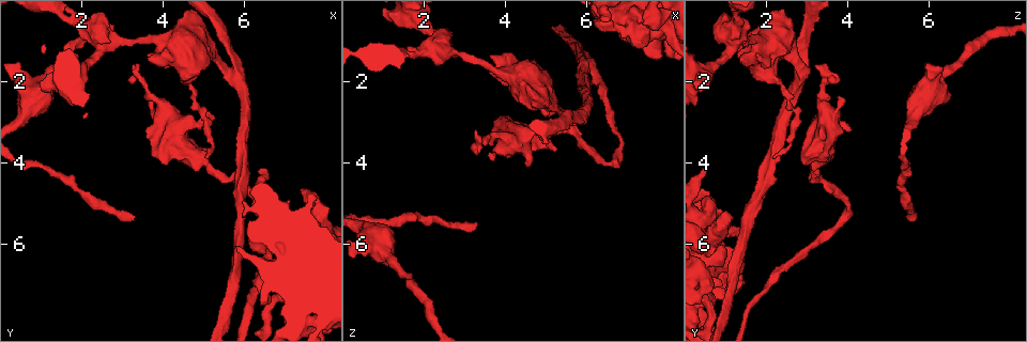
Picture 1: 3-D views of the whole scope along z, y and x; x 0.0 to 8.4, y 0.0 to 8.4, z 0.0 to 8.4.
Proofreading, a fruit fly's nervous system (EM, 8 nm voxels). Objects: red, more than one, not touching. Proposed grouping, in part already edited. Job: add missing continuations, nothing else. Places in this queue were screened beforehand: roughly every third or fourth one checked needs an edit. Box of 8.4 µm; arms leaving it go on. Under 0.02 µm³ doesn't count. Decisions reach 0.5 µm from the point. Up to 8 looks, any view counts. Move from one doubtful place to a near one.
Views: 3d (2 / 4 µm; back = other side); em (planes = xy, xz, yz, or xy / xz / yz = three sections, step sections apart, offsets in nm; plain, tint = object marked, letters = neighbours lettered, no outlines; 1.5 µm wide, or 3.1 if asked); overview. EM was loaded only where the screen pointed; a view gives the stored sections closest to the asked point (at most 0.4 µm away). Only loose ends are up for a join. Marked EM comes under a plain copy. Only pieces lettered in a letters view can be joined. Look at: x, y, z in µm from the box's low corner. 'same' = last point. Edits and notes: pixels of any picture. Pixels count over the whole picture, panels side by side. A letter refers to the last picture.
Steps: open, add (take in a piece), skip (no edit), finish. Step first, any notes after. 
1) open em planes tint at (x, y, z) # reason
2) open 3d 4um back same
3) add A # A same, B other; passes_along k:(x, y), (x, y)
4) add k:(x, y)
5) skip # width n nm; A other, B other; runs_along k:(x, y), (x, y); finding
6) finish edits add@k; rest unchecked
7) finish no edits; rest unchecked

open em xz step 8 letters at (5.25, 2.80, 3.70) # free end

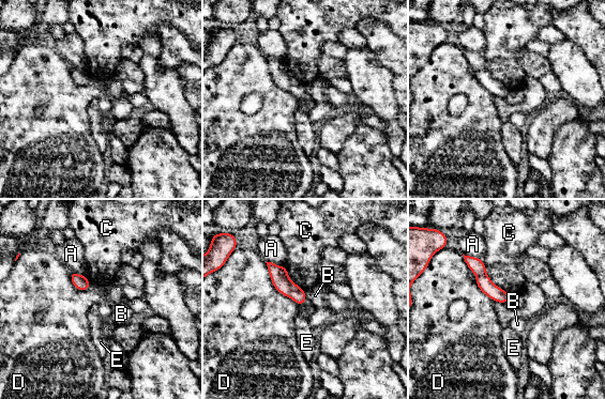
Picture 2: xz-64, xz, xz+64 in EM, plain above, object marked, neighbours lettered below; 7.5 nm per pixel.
skip # A other, B other, C other, D other, E other; none of them fits

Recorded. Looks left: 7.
open 3d 4um at (3.25, 5.35, 5.55) # an open end

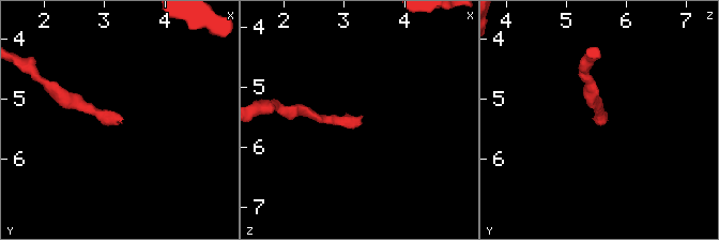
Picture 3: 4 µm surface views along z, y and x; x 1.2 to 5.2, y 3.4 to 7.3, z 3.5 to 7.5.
open em planes letters at (3.30, 5.35, 5.50)

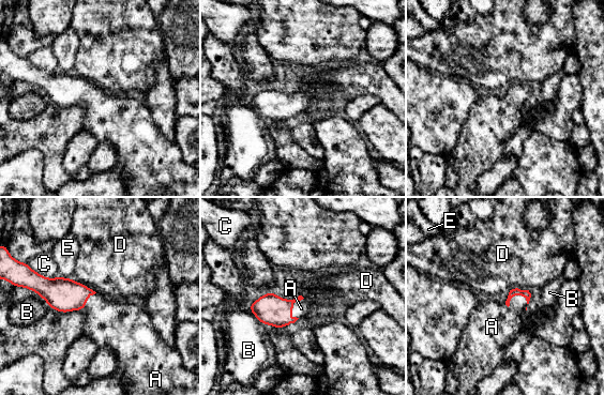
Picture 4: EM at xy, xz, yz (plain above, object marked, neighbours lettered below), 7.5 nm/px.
add A # A same, B other, C other, D other, E other; passes_along 4:(271, 309), (292, 304), (301, 308); it goes on there

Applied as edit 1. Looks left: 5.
open overview

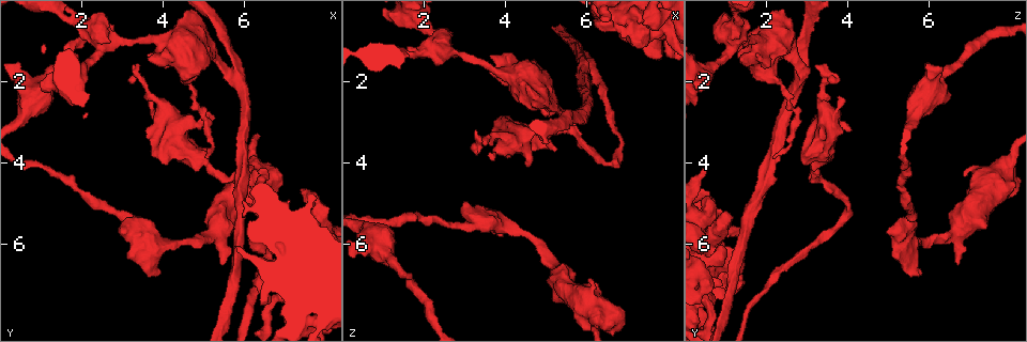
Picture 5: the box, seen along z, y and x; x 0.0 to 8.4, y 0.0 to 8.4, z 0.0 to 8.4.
open em xz step 4 letters at (3.20, 1.60, 3.25) # branch stops here

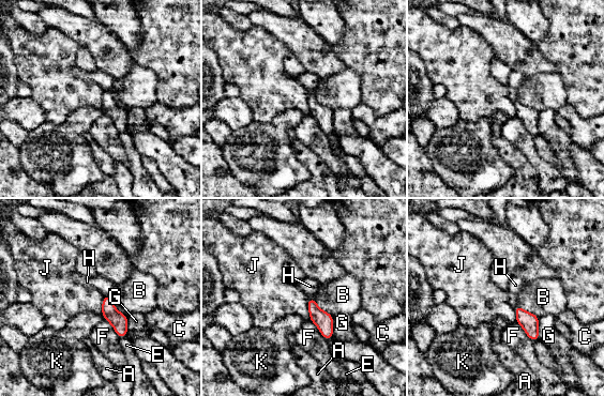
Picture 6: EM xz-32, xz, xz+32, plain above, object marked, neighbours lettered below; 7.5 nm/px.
skip # A other, B other, C other, E other, F other, G other, H other, J other, K other; no lettered piece goes on from it

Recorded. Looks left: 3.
finish edits add@4; rest unchecked

